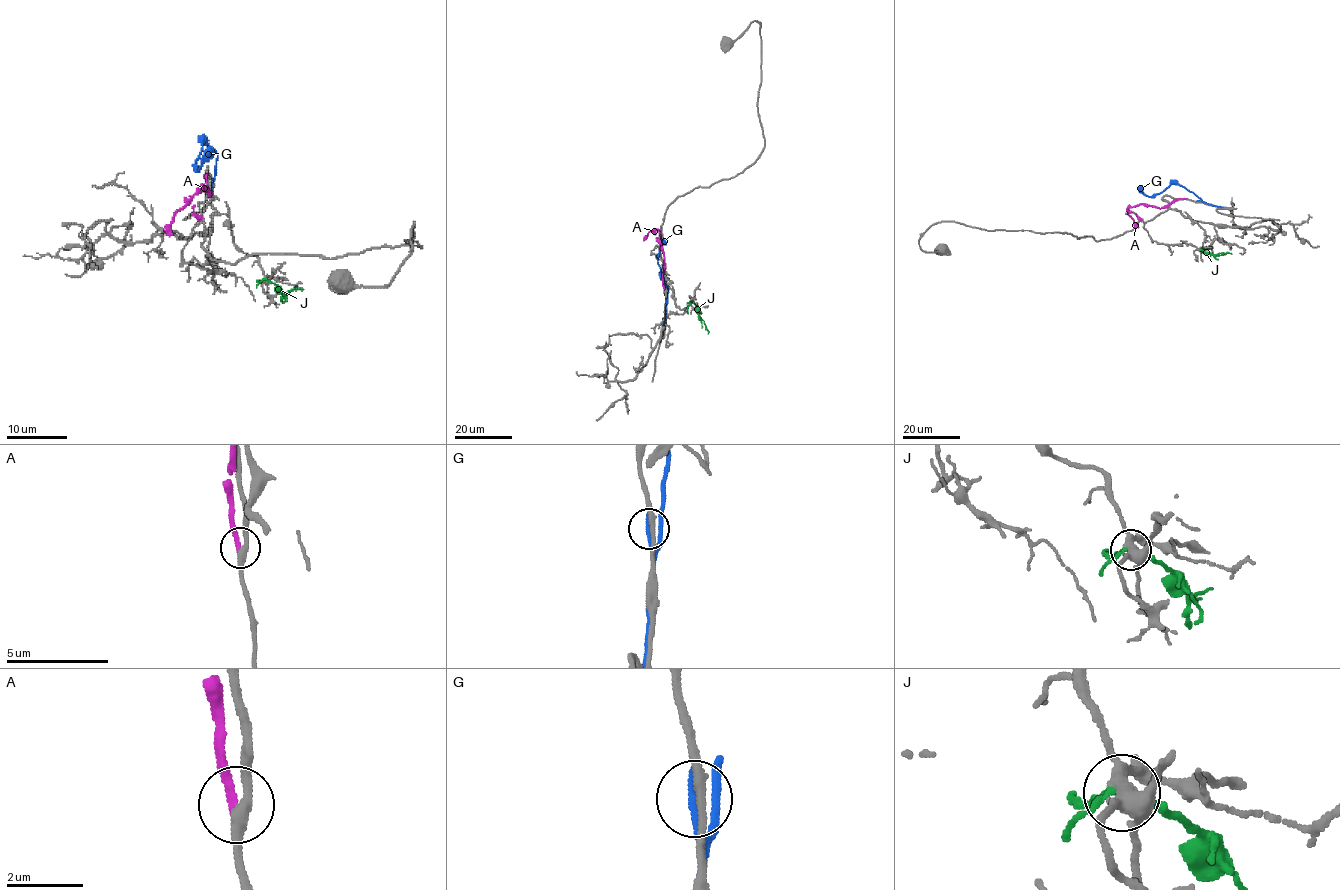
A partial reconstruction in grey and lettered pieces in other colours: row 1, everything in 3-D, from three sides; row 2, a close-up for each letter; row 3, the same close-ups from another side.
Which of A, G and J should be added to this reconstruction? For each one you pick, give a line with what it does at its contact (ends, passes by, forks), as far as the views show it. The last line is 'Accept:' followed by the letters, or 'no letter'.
Accept: no letter

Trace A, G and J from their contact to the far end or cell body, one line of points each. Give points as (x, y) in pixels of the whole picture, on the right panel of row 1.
A: (1186, 199), (1174, 199), (1160, 208), (1142, 204), (1130, 207), (1127, 214), (1138, 227)
G: (1198, 201), (1200, 199), (1176, 183), (1151, 196), (1142, 192), (1141, 185)
J: (1201, 249), (1214, 254), (1232, 254)

